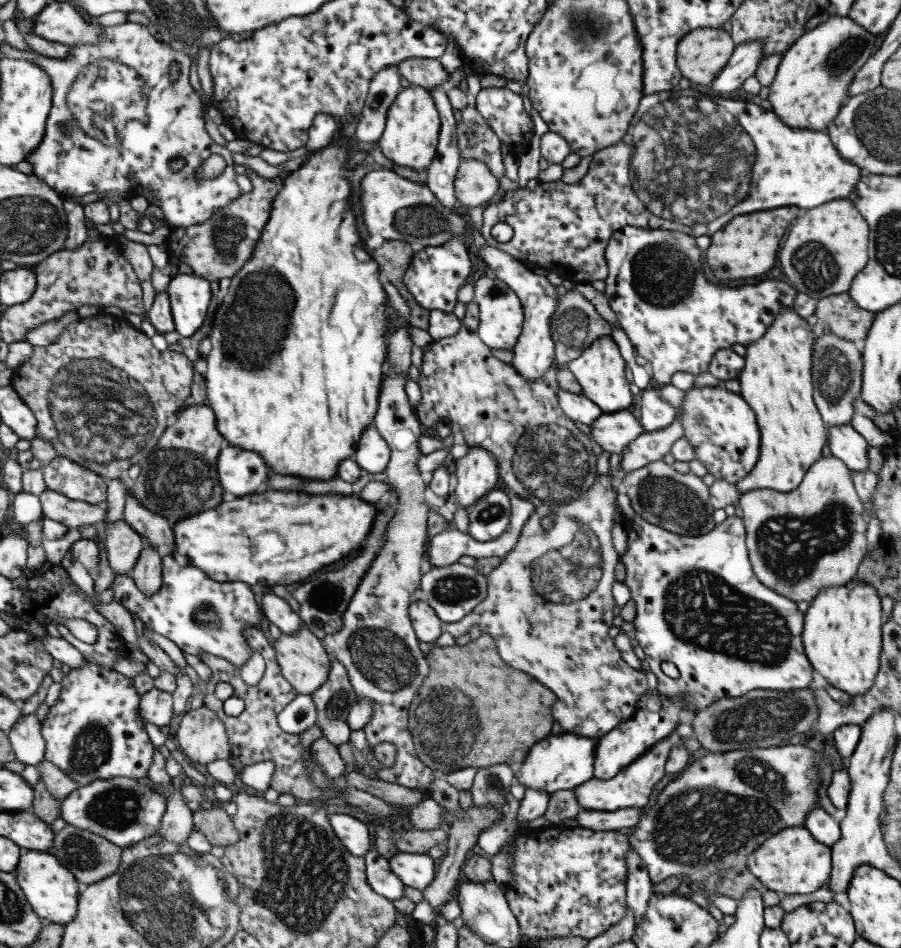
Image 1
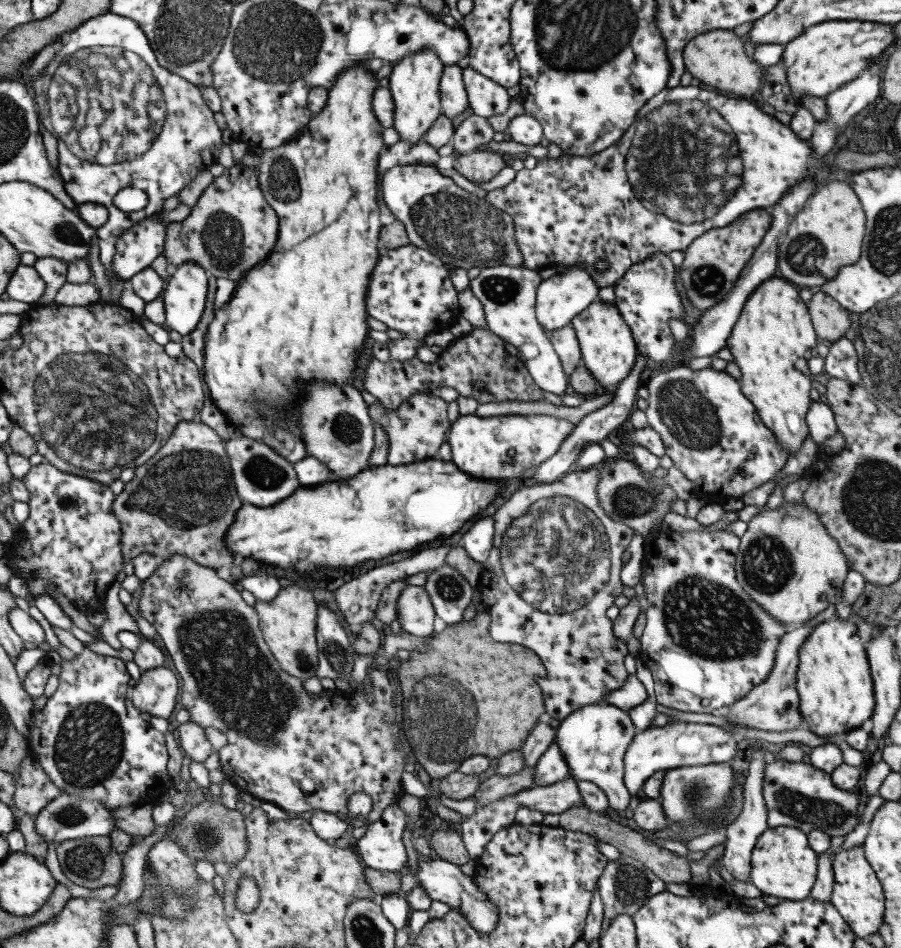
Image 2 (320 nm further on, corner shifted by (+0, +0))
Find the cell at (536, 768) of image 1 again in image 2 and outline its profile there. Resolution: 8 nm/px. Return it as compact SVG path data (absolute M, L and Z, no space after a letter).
M602 703L581 705L562 719L555 730L553 744L559 747L565 759L568 776L575 782L586 781L599 786L616 820L617 816L618 821L624 819L624 811L631 799L622 782L624 752L636 734L630 716L616 706Z

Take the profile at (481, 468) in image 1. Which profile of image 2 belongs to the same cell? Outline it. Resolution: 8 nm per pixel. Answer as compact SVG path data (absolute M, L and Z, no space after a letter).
M475 414L458 415L445 441L450 446L450 461L462 472L476 479L515 478L530 473L547 460L575 425L549 416L501 415L479 418Z

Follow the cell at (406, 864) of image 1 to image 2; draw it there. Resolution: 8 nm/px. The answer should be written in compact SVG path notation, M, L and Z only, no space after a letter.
M397 803L383 810L377 821L365 824L365 834L351 844L363 866L395 874L407 872L402 844L404 824L404 813Z

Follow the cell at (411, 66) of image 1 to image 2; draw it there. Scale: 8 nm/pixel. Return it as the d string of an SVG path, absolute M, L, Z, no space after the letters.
M458 65L444 66L439 79L440 114L449 119L455 118L468 107L462 69Z

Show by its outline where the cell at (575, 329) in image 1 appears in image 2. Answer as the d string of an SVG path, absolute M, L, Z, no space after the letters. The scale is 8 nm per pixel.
M568 324L547 333L547 335L564 373L567 376L570 375L575 367L581 364L580 349L573 328Z

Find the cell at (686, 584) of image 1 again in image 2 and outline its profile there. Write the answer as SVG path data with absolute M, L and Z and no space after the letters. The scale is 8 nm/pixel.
M710 529L709 532L699 531L681 531L681 532L663 532L655 530L648 532L644 536L644 562L642 563L642 575L640 583L644 588L644 594L648 607L646 610L646 621L639 640L638 656L647 666L653 679L653 690L657 704L674 708L681 712L704 712L711 713L713 710L727 708L736 700L743 698L753 690L754 686L761 684L769 671L772 669L774 661L774 650L780 638L785 634L784 624L781 624L770 614L767 614L754 600L751 600L735 576L735 553L738 549L739 537L727 531L718 531Z

